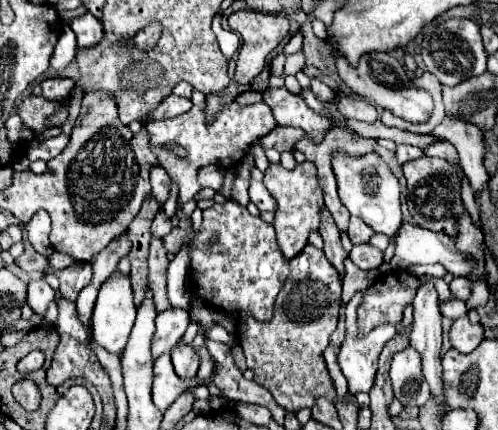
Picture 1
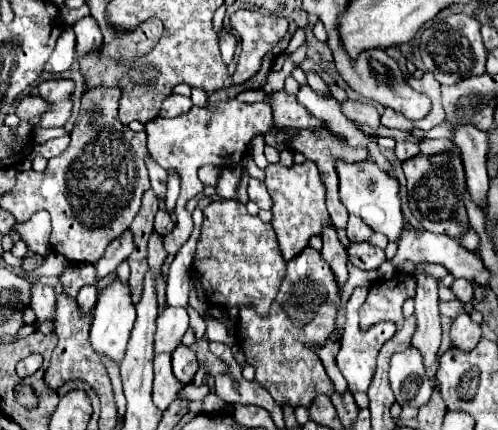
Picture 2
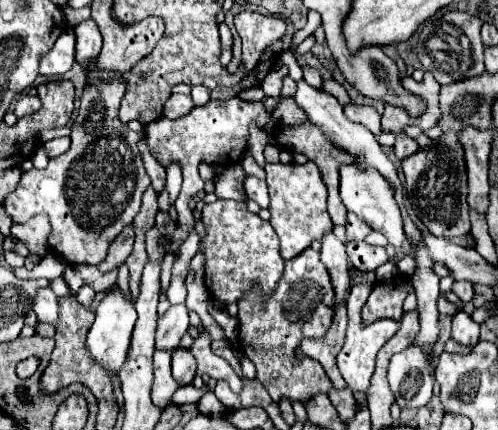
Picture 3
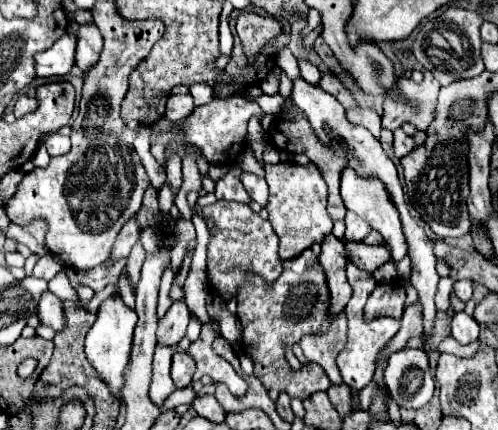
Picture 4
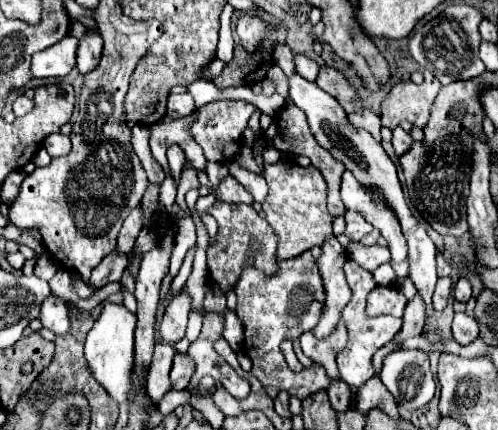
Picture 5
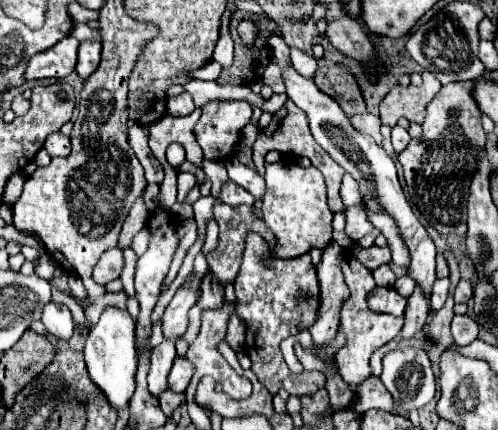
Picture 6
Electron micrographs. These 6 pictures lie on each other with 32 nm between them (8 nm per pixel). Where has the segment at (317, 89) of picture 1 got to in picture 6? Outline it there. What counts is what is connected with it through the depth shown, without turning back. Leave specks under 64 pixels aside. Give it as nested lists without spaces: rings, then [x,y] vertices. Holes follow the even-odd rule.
[[[292,48],[292,52],[290,52],[290,56],[292,56],[292,64],[294,64],[294,70],[298,72],[298,74],[302,74],[304,78],[314,78],[314,74],[316,74],[316,60],[312,58],[312,56],[308,56],[306,52],[302,52],[302,50],[298,50],[298,48]]]

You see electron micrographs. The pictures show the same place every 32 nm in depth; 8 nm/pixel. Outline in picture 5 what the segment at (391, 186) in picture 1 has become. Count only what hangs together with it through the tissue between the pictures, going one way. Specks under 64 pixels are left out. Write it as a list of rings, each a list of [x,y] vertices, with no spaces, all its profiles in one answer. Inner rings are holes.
[[[342,176],[342,202],[348,210],[356,210],[370,222],[388,242],[392,262],[402,262],[408,254],[406,240],[400,232],[400,222],[392,208],[382,200],[376,186],[364,186],[354,176]]]

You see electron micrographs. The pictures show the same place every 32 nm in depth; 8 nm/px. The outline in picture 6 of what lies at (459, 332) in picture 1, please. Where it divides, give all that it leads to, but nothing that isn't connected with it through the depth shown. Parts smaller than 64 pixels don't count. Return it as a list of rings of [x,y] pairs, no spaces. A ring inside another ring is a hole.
[[[456,314],[452,320],[452,336],[458,346],[468,346],[478,338],[478,324],[466,314]]]

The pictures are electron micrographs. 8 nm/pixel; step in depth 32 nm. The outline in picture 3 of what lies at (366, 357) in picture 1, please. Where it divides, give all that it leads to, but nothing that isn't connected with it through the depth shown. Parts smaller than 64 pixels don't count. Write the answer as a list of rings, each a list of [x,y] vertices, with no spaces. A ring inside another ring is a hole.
[[[356,284],[356,286],[352,286],[350,298],[348,298],[348,328],[346,328],[346,338],[344,338],[344,346],[342,346],[340,354],[338,354],[338,368],[340,368],[340,372],[342,372],[342,376],[344,376],[346,384],[348,384],[348,388],[352,392],[356,392],[356,390],[364,392],[370,386],[370,378],[374,374],[376,354],[384,346],[384,342],[388,342],[396,334],[396,328],[398,328],[398,322],[394,322],[394,320],[378,320],[376,324],[362,326],[362,322],[360,322],[360,308],[364,306],[370,290],[372,290],[372,284]]]

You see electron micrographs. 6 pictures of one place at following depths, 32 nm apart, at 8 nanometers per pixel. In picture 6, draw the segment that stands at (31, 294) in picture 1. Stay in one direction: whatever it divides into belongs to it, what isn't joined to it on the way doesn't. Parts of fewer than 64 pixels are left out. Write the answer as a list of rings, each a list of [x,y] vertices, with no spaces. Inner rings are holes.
[[[48,302],[42,310],[42,324],[46,326],[48,332],[52,332],[60,340],[68,340],[68,336],[72,336],[72,332],[74,332],[72,314],[70,314],[68,306],[64,306],[64,304]]]

